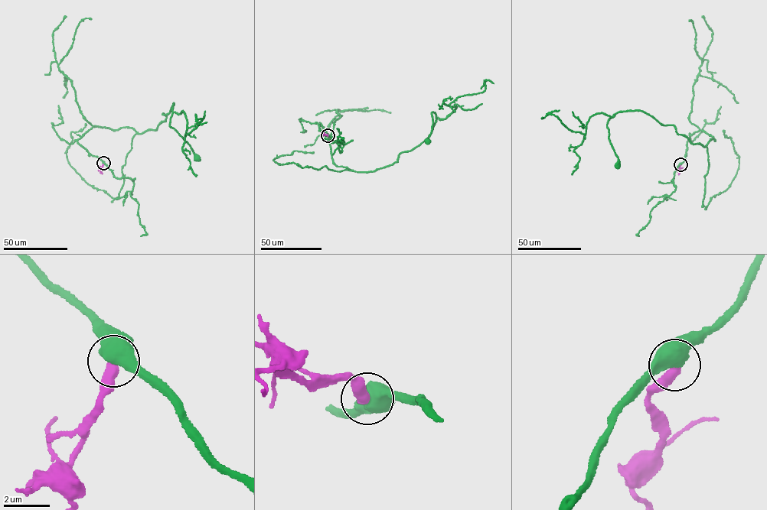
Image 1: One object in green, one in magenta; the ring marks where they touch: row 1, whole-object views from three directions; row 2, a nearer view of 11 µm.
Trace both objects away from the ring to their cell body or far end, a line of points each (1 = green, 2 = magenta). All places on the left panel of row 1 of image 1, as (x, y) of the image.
1: (103, 163), (78, 143), (84, 134), (96, 125), (156, 130), (174, 103), (170, 125), (197, 157)
2: (103, 163), (102, 173)

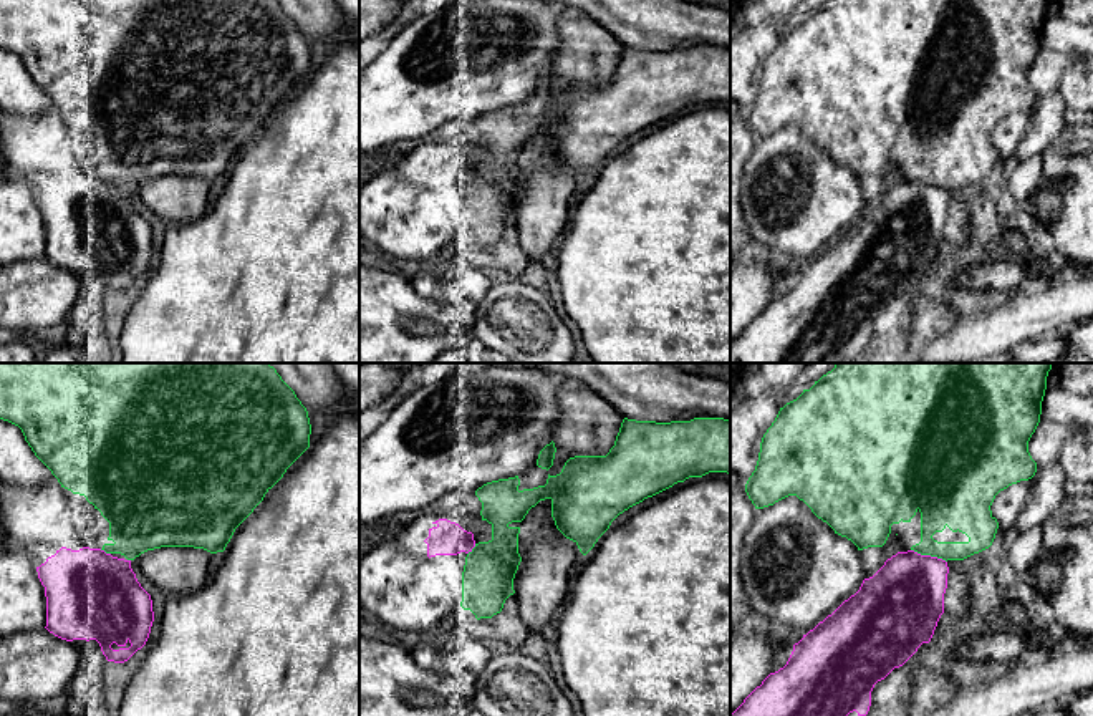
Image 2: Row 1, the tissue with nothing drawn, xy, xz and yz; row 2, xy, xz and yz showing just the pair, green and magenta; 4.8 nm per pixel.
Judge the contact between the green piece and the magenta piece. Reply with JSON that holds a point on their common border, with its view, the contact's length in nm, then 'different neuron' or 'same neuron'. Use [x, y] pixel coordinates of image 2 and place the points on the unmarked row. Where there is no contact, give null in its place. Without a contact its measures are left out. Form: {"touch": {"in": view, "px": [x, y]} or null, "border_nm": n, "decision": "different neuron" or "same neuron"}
{"touch": {"in": "yz", "px": [929, 183]}, "border_nm": 190, "decision": "different neuron"}

